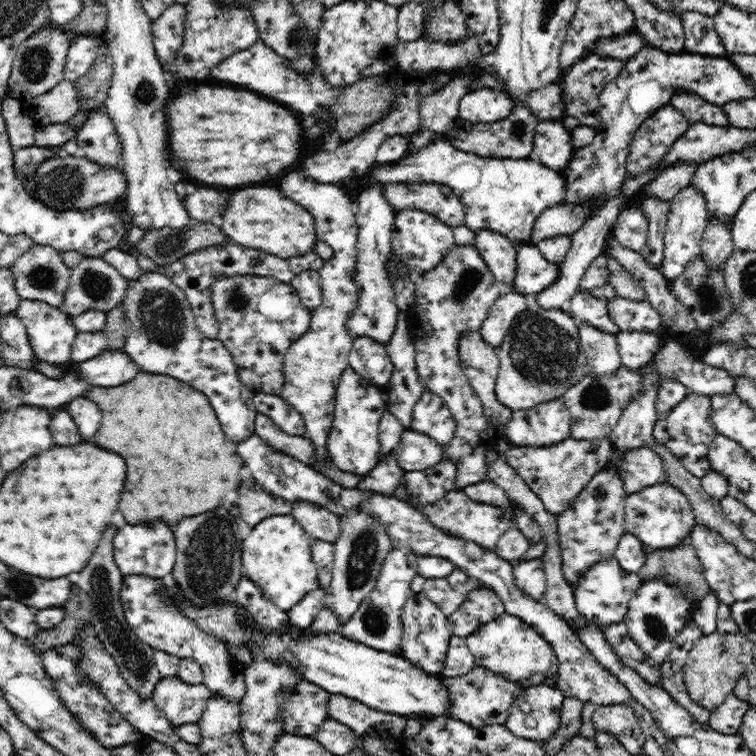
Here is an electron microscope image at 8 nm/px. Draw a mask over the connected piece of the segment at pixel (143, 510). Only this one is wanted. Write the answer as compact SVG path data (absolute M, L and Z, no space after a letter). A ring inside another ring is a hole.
M140 371L132 382L116 388L92 387L85 394L100 406L104 420L96 434L96 444L114 450L126 458L128 476L118 508L122 510L126 522L150 522L156 518L166 520L169 526L180 522L184 516L196 516L204 510L214 510L218 506L230 506L239 496L242 457L236 450L236 443L228 442L214 407L208 397L188 383L168 375Z

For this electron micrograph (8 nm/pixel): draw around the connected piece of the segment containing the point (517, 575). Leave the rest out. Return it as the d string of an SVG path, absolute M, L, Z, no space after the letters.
M542 558L514 562L513 577L516 586L532 600L543 600L547 582L544 567L542 567Z

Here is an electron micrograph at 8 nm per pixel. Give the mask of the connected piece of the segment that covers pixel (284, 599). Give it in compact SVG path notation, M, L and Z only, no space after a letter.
M291 515L270 516L257 526L245 529L244 534L241 547L244 576L255 582L280 610L290 610L292 606L304 598L304 594L320 588L317 567L313 562L311 552L312 538Z

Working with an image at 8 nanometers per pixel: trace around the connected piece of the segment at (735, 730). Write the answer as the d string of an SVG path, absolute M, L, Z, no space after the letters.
M730 693L724 702L710 711L708 724L722 734L738 735L742 718L751 704L747 700L742 700L734 693Z

